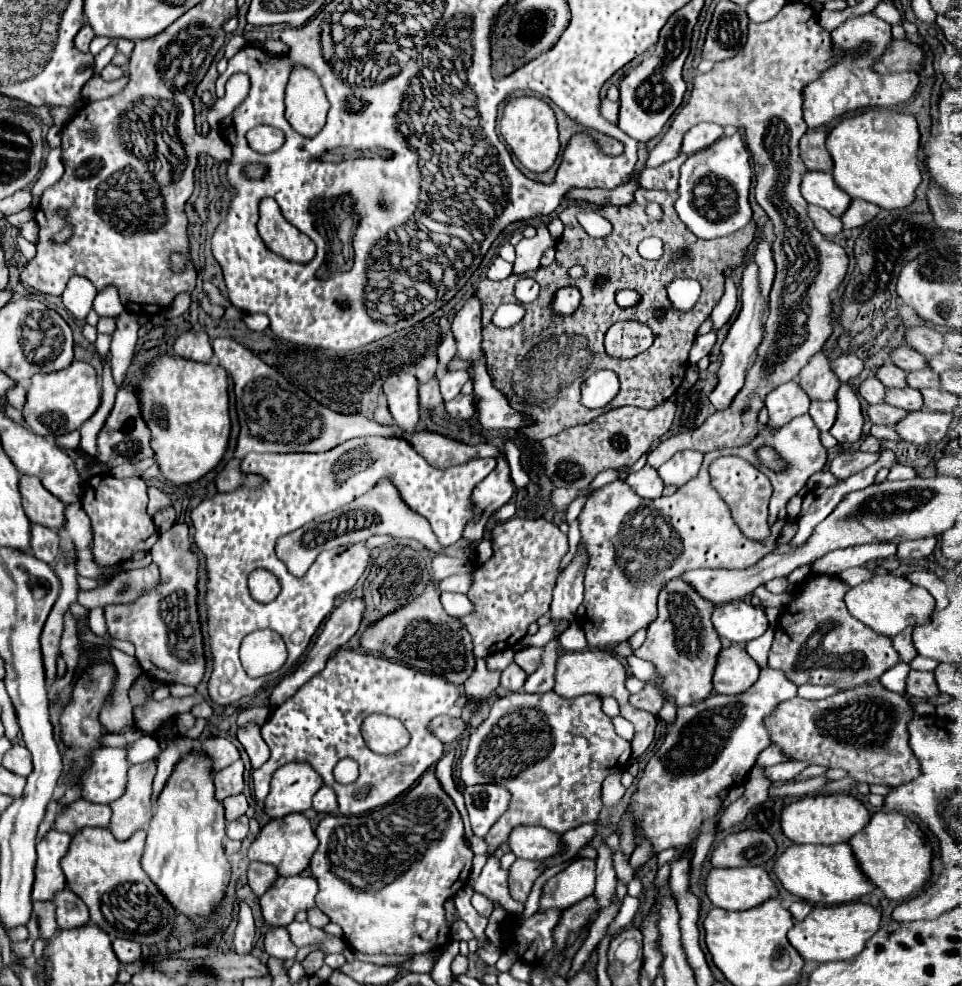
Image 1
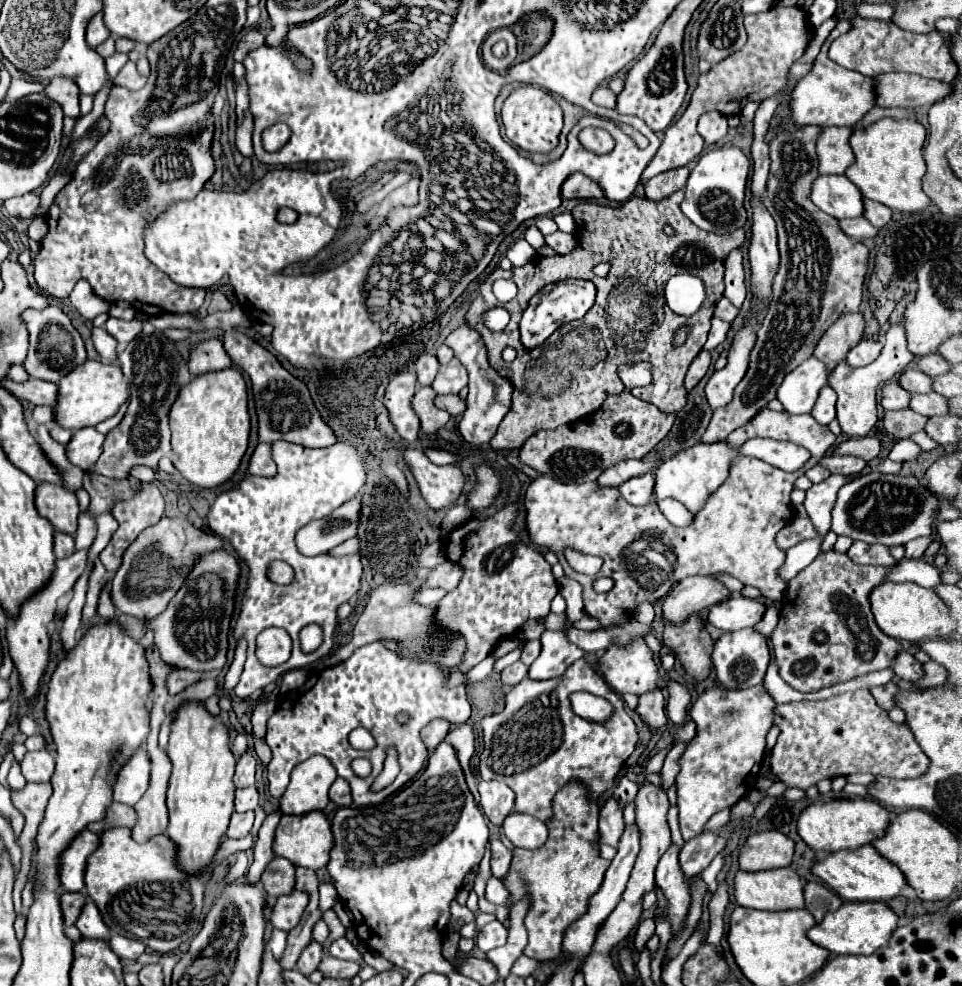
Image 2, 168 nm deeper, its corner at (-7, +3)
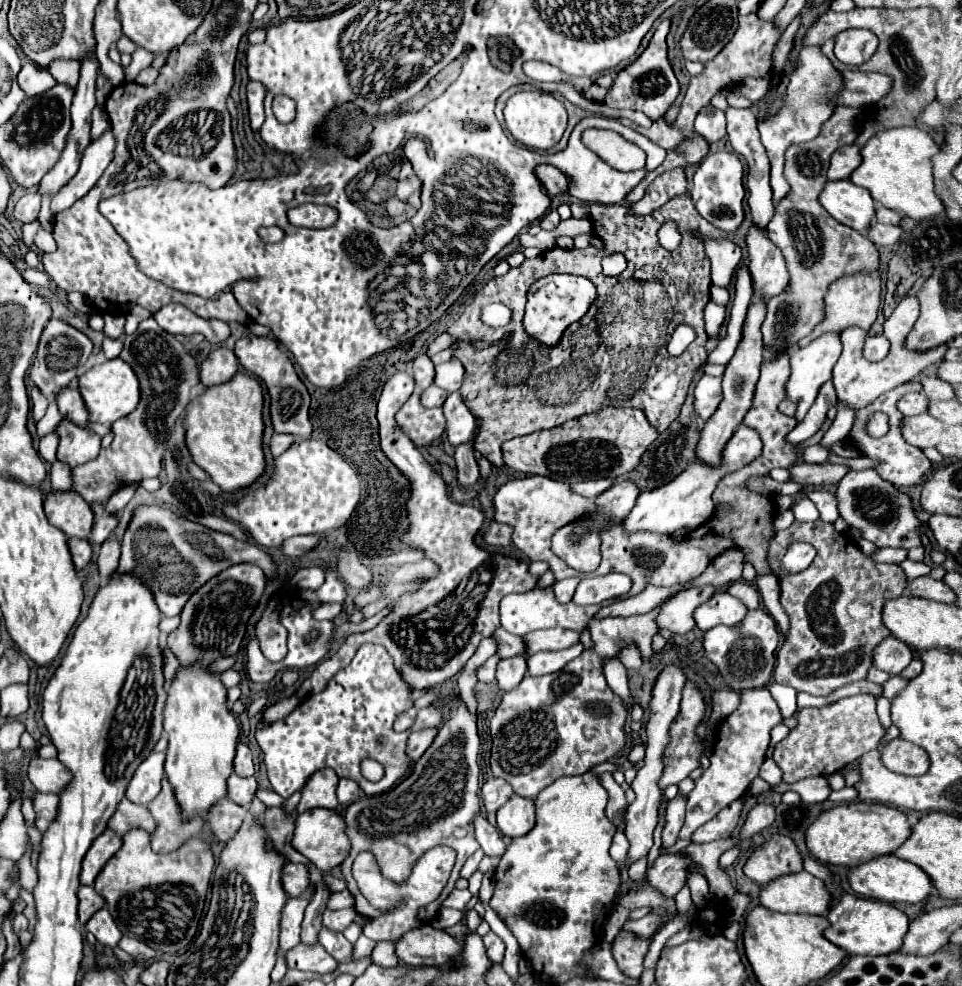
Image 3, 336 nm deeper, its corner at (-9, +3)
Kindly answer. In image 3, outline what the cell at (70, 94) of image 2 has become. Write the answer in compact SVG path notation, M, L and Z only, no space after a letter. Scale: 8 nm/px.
M71 59L53 61L49 65L49 73L53 75L53 79L57 83L63 83L67 87L75 87L75 83L79 83L79 61L71 61Z

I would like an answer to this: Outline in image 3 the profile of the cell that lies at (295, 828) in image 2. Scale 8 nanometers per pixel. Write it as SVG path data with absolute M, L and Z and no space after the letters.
M311 809L311 811L297 815L291 845L301 855L305 855L321 873L327 873L329 869L341 865L343 859L349 855L349 847L351 847L347 835L345 835L343 817L337 811L329 811L329 809Z

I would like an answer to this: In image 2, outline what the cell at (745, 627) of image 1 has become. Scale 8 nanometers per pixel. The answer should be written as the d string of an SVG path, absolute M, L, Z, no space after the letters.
M729 597L711 607L707 621L721 631L739 631L753 627L765 613L765 605L757 599Z

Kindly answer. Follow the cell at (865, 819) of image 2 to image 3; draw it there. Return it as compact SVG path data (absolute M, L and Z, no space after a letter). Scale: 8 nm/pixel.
M865 801L831 807L823 811L805 831L807 849L815 859L827 865L845 865L845 867L859 865L877 855L893 853L909 835L911 825L905 813L901 813L895 807Z

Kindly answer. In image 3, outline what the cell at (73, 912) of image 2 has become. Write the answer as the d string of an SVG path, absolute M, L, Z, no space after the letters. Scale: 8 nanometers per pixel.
M79 887L79 925L85 925L89 917L105 905L105 899L95 893L93 887Z

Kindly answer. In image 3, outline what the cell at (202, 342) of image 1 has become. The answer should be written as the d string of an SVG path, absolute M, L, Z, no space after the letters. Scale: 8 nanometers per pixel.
M219 347L215 351L211 351L207 355L207 359L201 363L199 367L199 375L201 375L201 383L205 387L211 387L211 385L219 385L219 383L225 383L229 381L235 371L237 371L237 357L231 349L225 349L225 347Z

